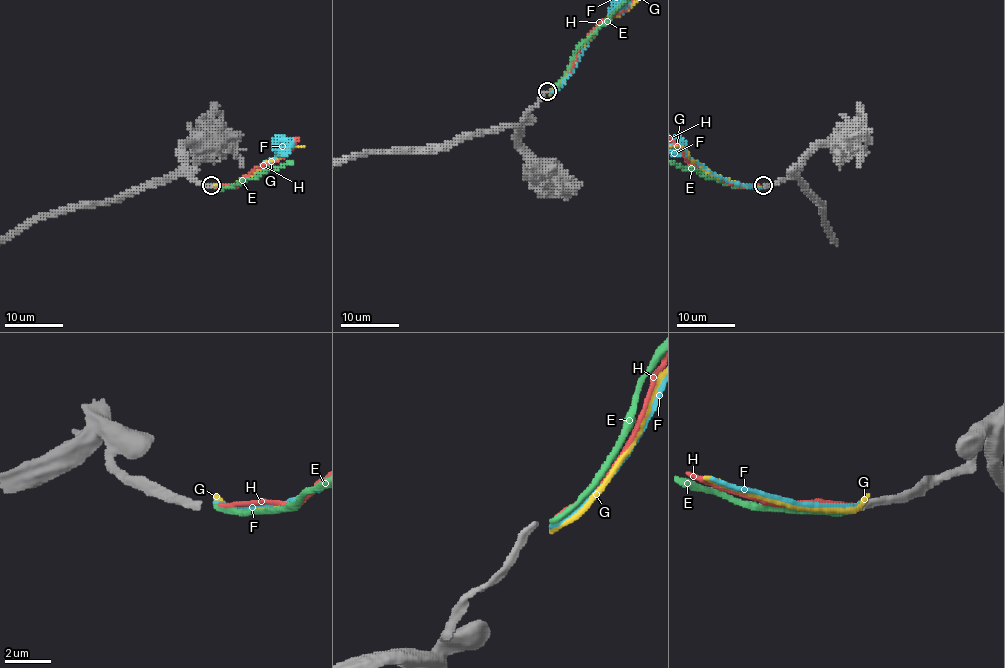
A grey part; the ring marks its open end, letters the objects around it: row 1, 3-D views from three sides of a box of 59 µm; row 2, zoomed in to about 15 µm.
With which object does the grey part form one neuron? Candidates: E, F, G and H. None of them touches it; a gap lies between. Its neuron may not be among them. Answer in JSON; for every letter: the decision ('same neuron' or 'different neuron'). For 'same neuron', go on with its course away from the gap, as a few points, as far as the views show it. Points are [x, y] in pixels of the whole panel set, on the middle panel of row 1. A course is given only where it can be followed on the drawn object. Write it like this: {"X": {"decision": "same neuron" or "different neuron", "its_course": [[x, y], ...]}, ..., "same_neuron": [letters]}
{"E": {"decision": "different neuron"}, "F": {"decision": "different neuron"}, "G": {"decision": "different neuron"}, "H": {"decision": "different neuron"}, "same_neuron": []}

